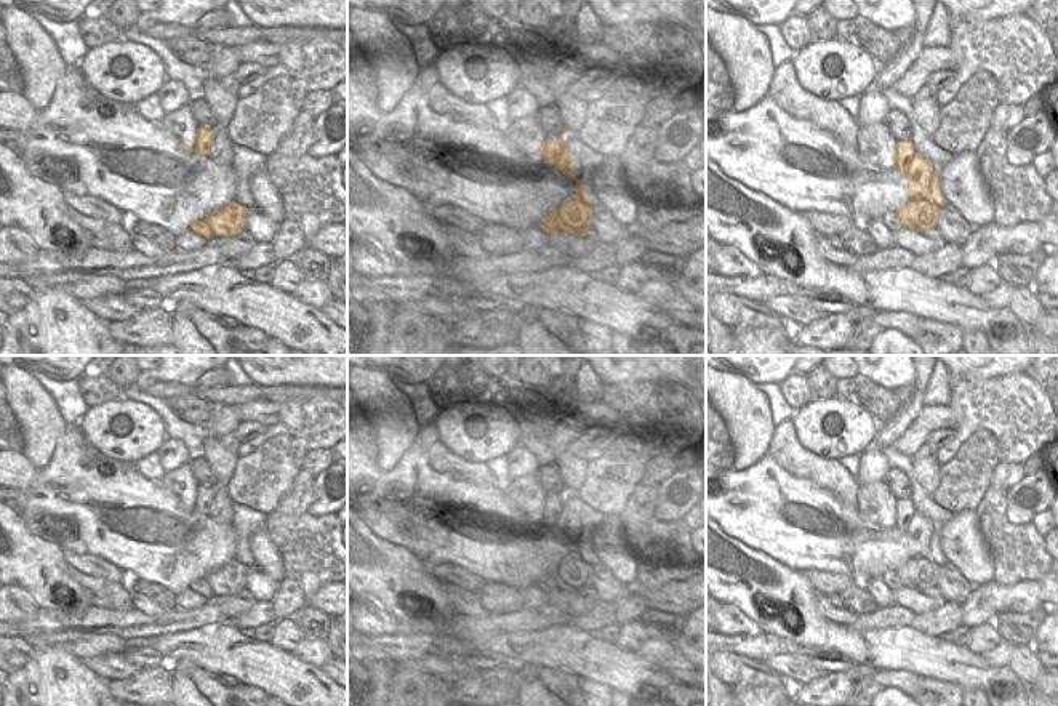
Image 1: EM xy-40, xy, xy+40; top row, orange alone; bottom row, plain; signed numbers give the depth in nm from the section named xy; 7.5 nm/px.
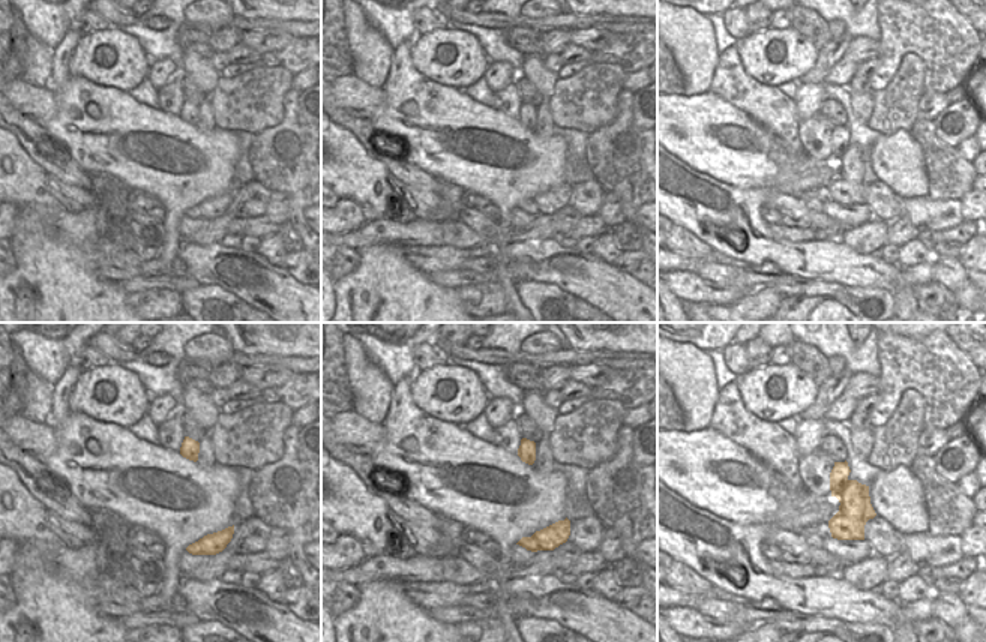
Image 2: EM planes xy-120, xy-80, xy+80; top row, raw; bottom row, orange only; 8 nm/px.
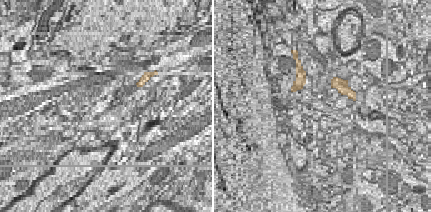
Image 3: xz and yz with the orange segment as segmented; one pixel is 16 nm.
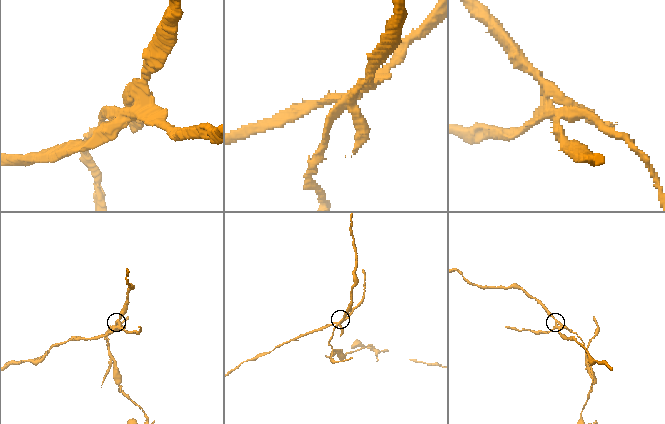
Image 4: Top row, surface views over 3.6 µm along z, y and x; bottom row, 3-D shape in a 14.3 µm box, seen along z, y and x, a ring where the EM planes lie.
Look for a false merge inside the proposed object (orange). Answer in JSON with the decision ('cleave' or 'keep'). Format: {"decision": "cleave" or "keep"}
{"decision": "cleave"}

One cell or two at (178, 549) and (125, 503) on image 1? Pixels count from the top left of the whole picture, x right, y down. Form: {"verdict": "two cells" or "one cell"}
{"verdict": "one cell"}

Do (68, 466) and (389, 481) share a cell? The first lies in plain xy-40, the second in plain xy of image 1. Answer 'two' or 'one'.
one

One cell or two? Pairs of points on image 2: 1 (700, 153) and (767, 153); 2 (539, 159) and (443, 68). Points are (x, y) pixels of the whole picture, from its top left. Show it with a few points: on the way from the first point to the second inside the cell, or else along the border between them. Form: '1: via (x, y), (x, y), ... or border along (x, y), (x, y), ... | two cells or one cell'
1: via (716, 153), (751, 153) | one cell
2: border along (425, 75), (458, 89) | two cells

